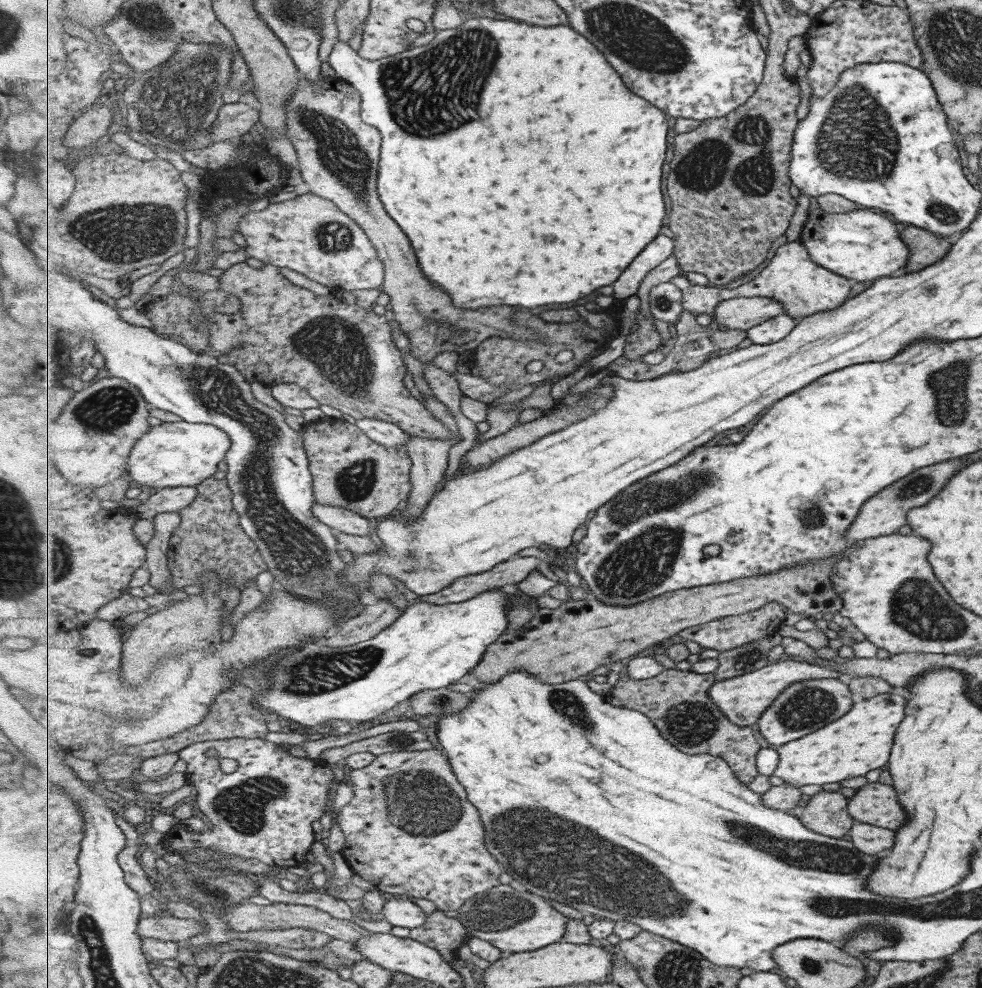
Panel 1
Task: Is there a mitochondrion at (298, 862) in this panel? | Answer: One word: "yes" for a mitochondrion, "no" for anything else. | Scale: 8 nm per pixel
no

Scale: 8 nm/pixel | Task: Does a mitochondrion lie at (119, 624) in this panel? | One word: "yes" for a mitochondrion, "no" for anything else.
no

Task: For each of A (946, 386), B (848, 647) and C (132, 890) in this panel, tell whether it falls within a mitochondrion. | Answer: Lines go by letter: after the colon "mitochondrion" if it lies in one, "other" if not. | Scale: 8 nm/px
A: mitochondrion
B: other
C: other

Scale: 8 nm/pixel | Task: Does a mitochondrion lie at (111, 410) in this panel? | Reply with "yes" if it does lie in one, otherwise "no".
yes

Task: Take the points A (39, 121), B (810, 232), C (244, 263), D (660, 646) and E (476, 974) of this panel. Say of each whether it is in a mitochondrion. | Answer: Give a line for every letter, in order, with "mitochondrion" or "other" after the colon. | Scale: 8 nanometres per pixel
A: other
B: other
C: other
D: other
E: other

